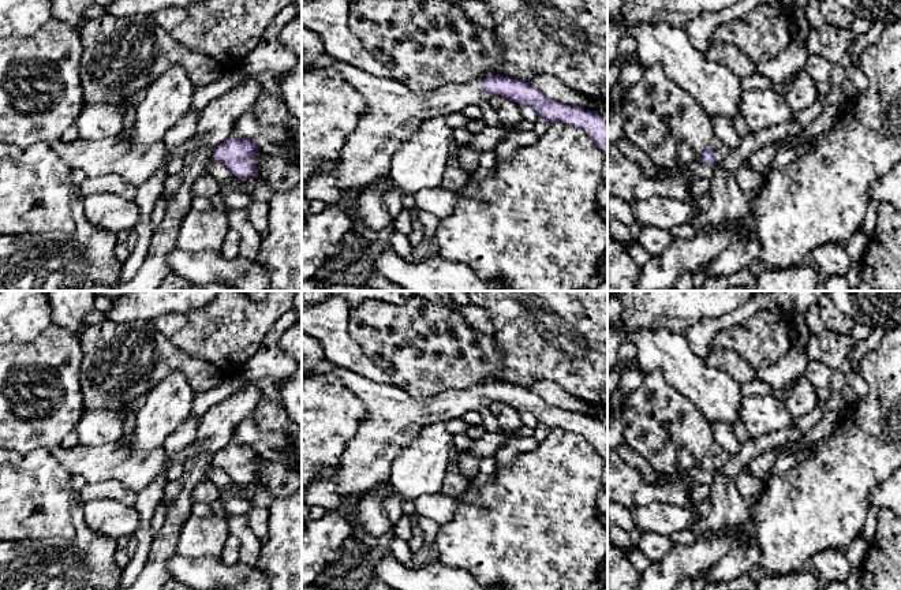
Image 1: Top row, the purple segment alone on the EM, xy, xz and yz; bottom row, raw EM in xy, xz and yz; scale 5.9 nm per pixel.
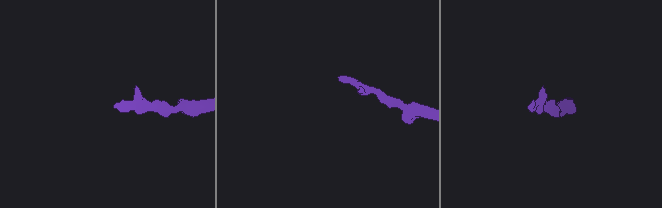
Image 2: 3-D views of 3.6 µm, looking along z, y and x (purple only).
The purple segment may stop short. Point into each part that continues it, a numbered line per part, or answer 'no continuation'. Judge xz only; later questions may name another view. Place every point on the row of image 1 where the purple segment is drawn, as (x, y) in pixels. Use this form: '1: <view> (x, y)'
1: xz (393, 114)

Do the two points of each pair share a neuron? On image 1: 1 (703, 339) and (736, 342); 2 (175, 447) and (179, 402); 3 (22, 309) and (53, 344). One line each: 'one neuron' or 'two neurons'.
1: two neurons
2: two neurons
3: two neurons

